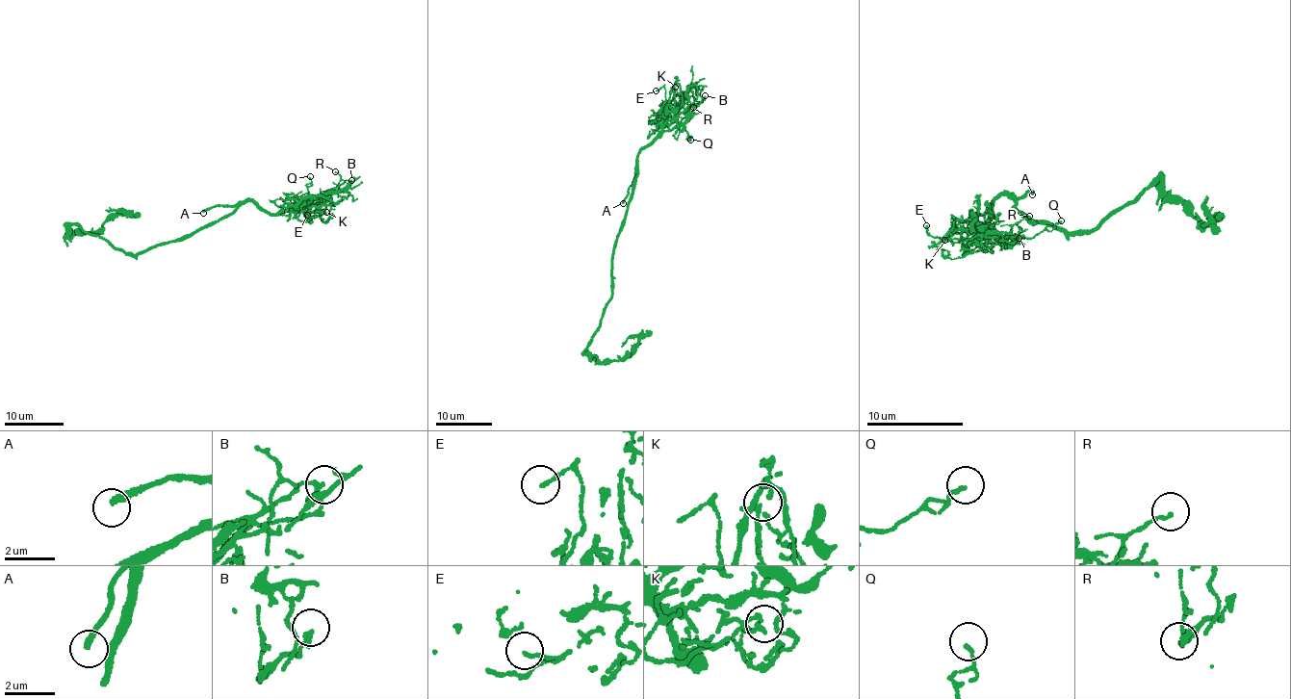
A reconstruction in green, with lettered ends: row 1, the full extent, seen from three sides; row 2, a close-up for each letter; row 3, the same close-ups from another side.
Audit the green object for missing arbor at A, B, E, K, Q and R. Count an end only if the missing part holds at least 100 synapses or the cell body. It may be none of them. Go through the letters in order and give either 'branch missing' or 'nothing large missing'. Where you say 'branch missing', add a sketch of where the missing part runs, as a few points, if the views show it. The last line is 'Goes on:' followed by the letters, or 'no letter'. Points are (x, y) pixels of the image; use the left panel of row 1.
A: branch missing | (203, 213), (149, 230), (126, 226), (52, 166), (49, 241), (58, 255), (76, 263)
B: nothing large missing
E: nothing large missing
K: nothing large missing
Q: nothing large missing
R: nothing large missing
Goes on: A

